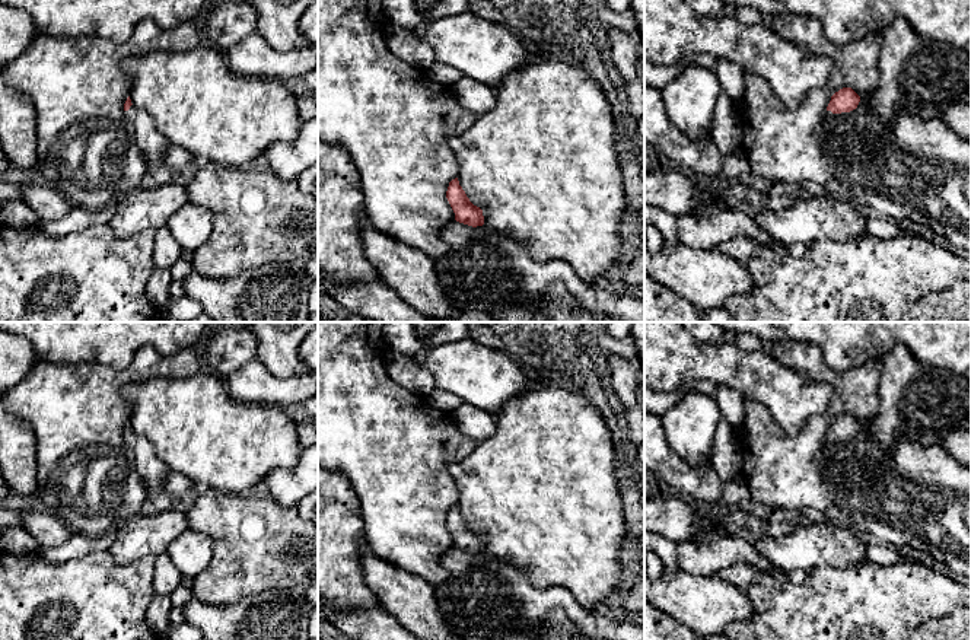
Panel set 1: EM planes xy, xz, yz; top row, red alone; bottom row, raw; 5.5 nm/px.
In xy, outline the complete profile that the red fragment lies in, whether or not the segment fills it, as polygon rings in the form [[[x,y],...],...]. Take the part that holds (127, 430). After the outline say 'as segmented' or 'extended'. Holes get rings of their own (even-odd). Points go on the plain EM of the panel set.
[[[130,423],[124,430],[124,442],[149,496],[166,493],[165,480],[171,469],[156,456],[153,446],[131,430]]]; extended

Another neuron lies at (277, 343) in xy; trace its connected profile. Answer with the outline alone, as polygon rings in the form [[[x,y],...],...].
[[[251,322],[257,338],[257,357],[277,378],[302,372],[299,347],[316,322]]]

